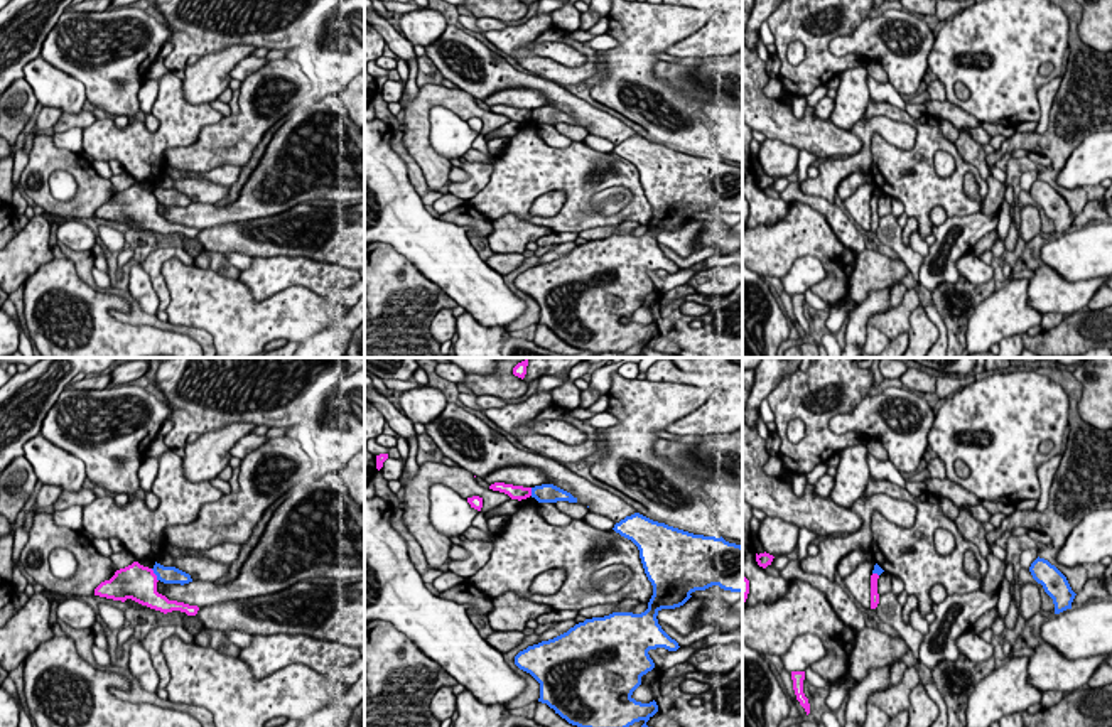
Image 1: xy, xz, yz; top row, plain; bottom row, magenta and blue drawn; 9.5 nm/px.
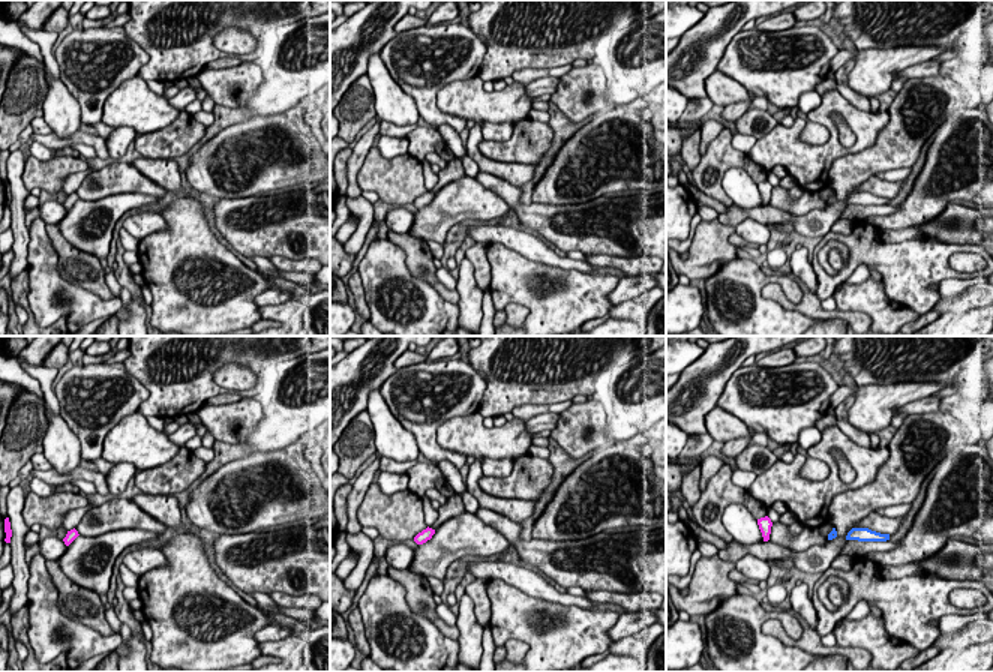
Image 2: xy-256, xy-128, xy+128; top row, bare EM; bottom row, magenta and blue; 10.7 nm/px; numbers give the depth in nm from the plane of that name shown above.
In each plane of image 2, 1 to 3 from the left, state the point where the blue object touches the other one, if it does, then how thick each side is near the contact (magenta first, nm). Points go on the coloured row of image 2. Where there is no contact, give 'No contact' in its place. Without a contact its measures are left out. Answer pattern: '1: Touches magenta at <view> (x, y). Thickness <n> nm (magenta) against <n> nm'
1: No contact
2: No contact
3: No contact

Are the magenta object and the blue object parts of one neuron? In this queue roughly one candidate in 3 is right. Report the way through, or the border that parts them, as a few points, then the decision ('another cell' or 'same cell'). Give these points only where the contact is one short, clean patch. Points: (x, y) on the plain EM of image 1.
border xy (151, 191), (157, 203); another cell

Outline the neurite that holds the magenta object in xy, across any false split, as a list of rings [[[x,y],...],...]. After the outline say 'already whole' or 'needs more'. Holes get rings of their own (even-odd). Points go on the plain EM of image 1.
[[[133,184],[132,187],[116,192],[110,202],[101,204],[94,211],[94,218],[121,224],[132,221],[142,228],[160,233],[164,236],[172,233],[181,233],[187,238],[197,236],[197,228],[169,223],[165,218],[159,216],[157,204],[157,197],[152,191]]]; already whole

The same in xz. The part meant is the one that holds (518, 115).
[[[494,105],[489,108],[489,111],[505,115],[511,121],[518,121],[518,123],[532,118],[532,110],[513,108],[513,106],[505,106],[505,105]]]; already whole

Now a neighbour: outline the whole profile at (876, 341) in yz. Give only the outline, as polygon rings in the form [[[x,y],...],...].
[[[867,326],[867,336],[862,351],[872,356],[881,354],[888,347],[889,341],[891,339],[884,332]]]

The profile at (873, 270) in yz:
[[[864,250],[856,255],[854,272],[849,282],[849,295],[856,304],[862,304],[871,290],[893,288],[910,273],[904,261],[891,260],[886,255]]]

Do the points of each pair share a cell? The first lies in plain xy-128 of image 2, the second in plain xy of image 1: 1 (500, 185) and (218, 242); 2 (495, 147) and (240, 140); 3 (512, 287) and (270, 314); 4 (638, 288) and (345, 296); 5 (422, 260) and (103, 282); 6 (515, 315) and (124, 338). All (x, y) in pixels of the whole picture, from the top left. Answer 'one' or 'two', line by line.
1: one
2: one
3: one
4: one
5: two
6: two

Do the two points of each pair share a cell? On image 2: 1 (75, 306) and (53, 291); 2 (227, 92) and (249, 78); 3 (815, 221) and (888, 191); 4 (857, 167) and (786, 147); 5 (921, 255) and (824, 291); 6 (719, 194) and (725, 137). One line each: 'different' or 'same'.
1: same
2: same
3: different
4: different
5: same
6: same

